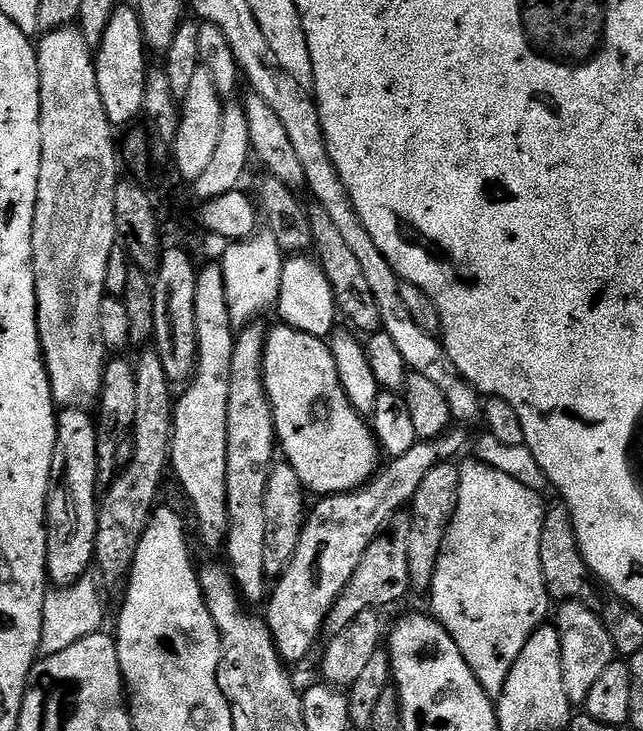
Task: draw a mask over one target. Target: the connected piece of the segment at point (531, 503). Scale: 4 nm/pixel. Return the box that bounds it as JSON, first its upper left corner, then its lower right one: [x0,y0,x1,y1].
[430,458,550,702]

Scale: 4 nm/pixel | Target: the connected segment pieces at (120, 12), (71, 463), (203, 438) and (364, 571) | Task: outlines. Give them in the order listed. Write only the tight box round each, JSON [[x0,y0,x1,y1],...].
[[95,6,150,129],[46,406,98,588],[170,262,237,548],[324,534,410,633]]

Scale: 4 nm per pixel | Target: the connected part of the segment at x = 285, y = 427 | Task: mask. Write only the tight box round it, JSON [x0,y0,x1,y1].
[264,326,382,497]

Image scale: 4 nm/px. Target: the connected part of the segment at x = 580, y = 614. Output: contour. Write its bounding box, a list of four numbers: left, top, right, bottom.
[554,600,617,706]

